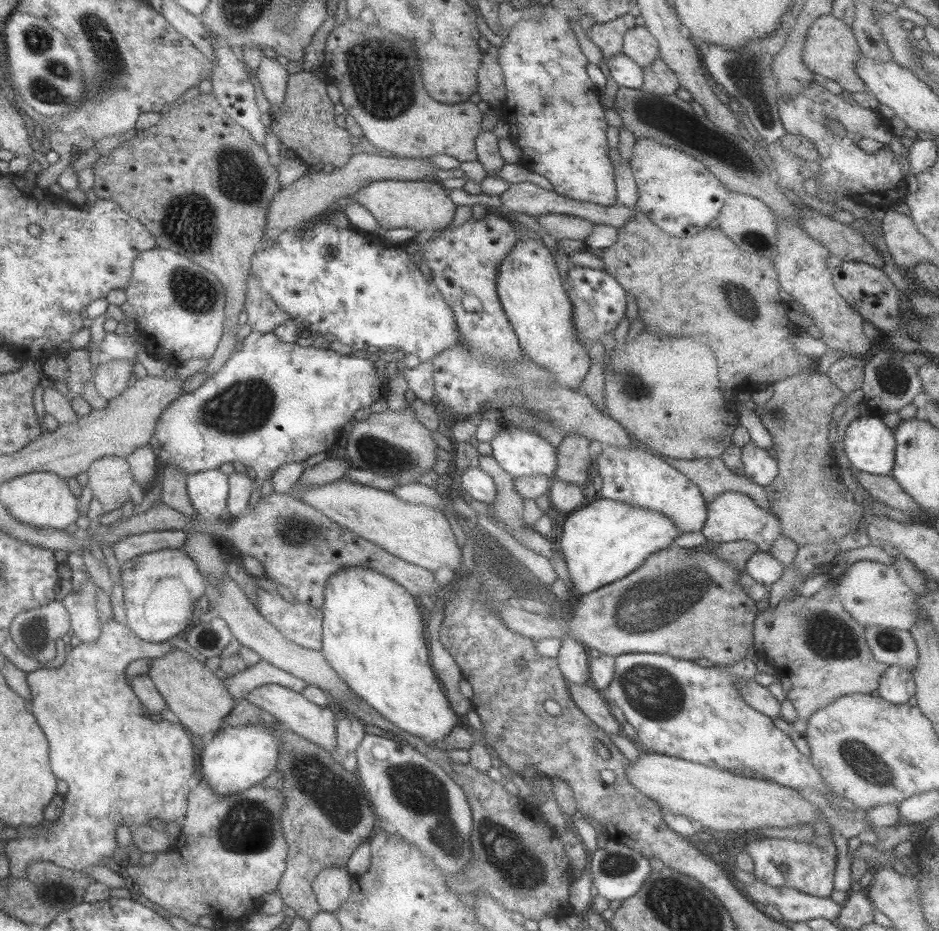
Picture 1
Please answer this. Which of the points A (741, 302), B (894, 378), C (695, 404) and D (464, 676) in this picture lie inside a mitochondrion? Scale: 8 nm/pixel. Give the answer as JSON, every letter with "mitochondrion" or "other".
{"A":"mitochondrion","B":"mitochondrion","C":"other","D":"other"}

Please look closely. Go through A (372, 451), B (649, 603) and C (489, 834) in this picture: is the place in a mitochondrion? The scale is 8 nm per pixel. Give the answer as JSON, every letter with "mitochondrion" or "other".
{"A":"mitochondrion","B":"mitochondrion","C":"mitochondrion"}

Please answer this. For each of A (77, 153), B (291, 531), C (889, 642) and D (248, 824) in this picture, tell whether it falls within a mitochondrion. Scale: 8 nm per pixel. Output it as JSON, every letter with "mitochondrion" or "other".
{"A":"other","B":"mitochondrion","C":"mitochondrion","D":"mitochondrion"}

